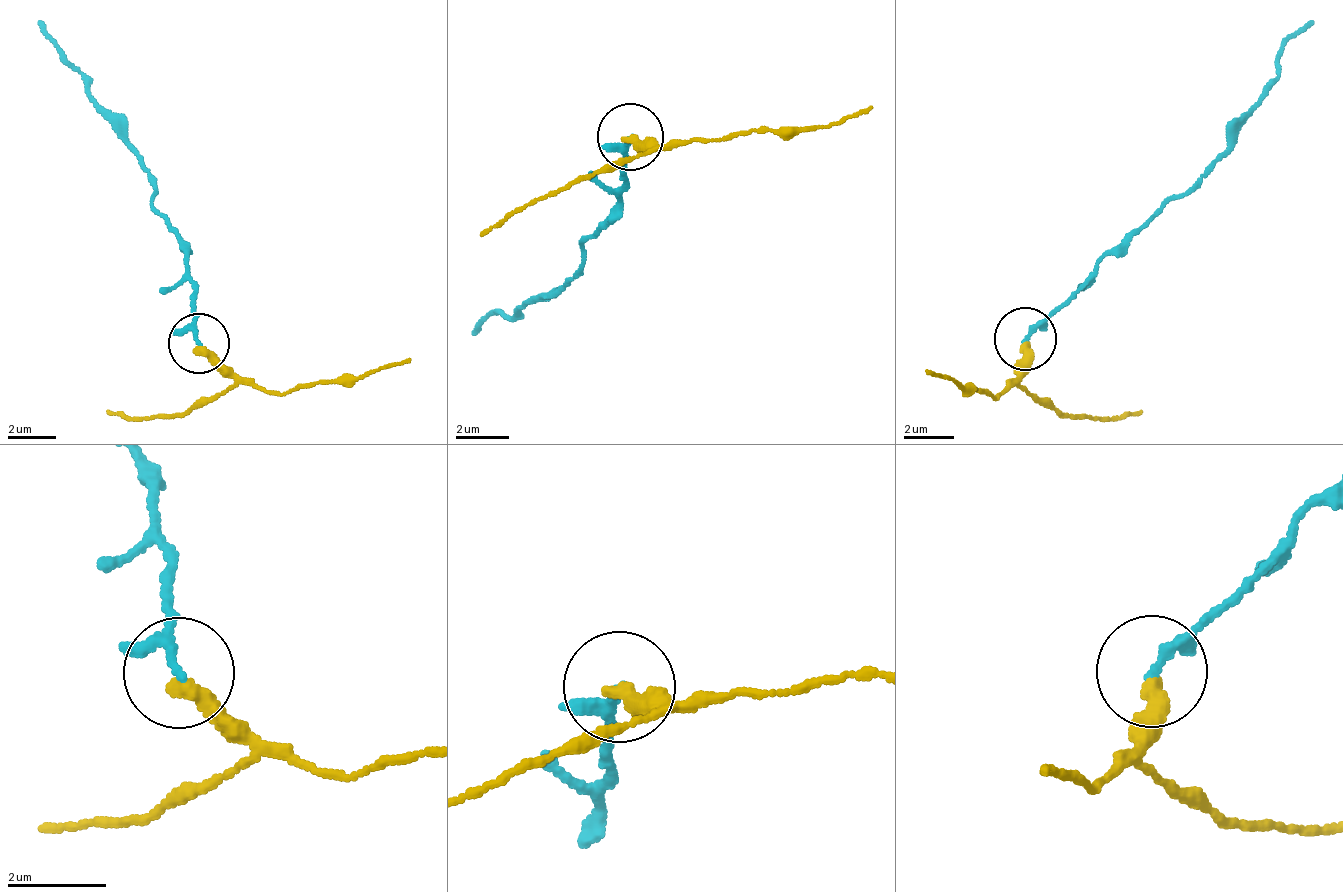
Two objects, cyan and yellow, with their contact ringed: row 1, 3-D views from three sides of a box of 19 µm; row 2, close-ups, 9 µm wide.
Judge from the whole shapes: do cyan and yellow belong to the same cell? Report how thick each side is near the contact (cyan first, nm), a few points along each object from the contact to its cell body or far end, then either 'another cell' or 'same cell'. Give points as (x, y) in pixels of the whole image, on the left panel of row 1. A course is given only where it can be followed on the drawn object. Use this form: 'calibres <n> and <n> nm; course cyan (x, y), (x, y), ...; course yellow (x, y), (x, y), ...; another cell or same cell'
calibres 140 and 360 nm; course cyan (197, 342), (185, 261), (146, 164), (77, 71), (58, 53), (37, 19); course yellow (197, 348), (239, 372), (288, 394), (356, 385), (408, 360); another cell

